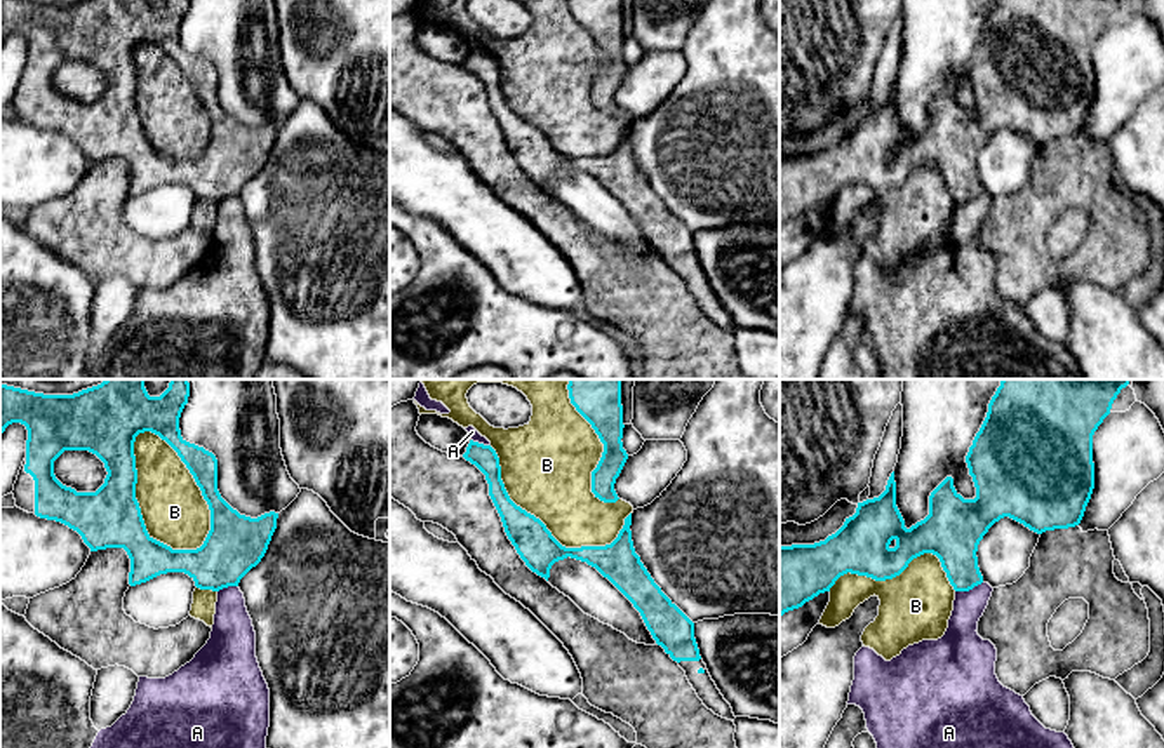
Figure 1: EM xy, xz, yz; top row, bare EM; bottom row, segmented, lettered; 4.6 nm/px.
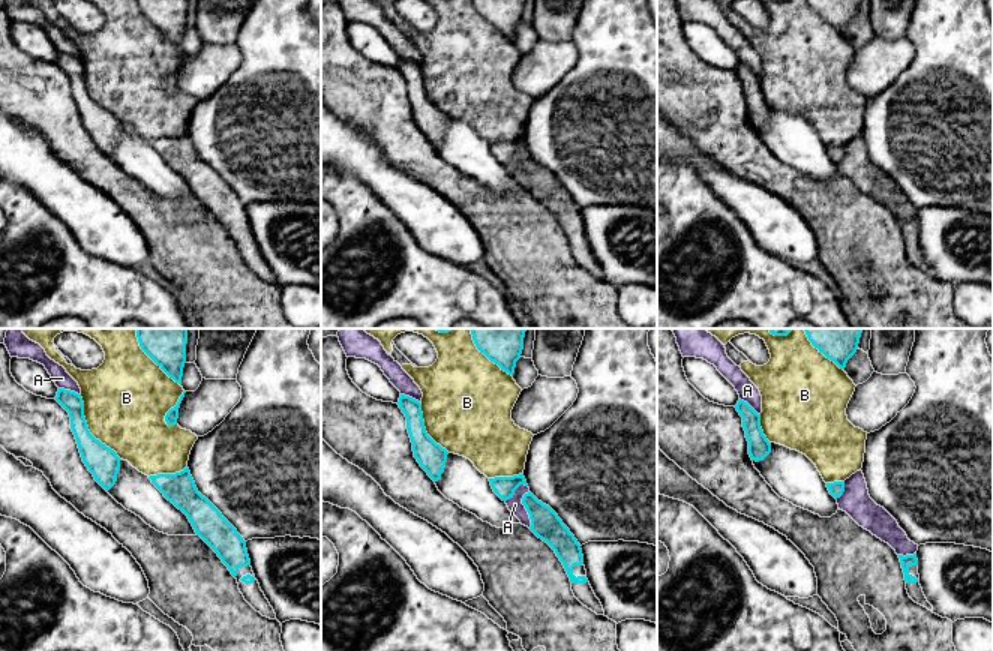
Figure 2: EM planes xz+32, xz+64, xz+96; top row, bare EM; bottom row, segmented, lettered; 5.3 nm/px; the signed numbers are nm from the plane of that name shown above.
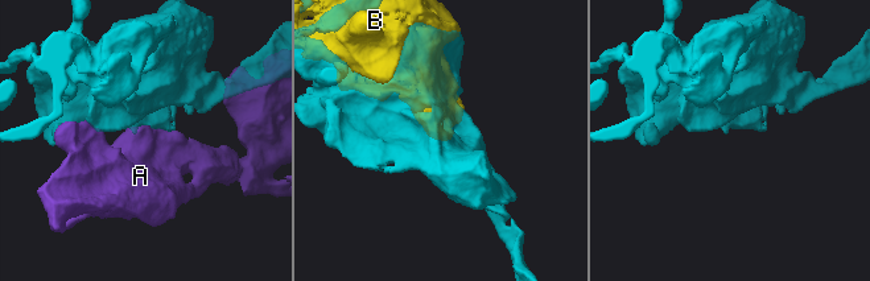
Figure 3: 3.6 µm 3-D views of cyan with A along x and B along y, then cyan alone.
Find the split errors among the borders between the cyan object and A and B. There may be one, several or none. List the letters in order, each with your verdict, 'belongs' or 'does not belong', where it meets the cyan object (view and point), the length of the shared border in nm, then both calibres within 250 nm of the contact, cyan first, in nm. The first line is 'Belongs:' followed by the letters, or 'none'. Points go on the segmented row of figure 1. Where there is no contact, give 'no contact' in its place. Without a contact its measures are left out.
Belongs: A
A: belongs; contact yz (968, 590); length 140 nm; calibres 240 and 180 nm
B: does not belong; contact xy (197, 484); length 600 nm; calibres 170 and 300 nm

